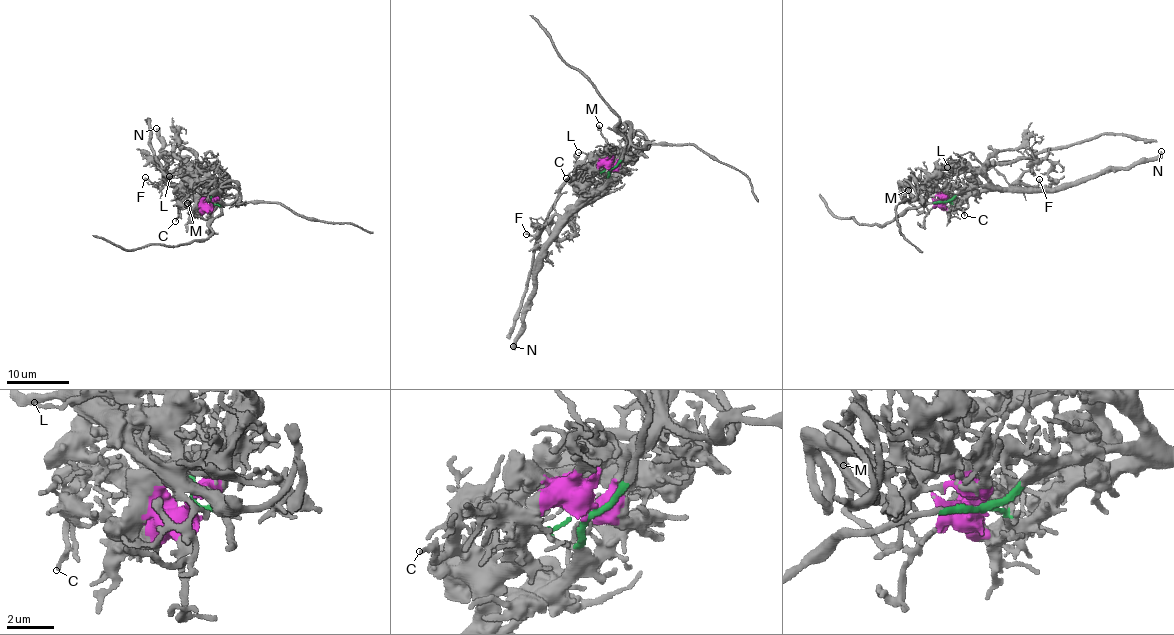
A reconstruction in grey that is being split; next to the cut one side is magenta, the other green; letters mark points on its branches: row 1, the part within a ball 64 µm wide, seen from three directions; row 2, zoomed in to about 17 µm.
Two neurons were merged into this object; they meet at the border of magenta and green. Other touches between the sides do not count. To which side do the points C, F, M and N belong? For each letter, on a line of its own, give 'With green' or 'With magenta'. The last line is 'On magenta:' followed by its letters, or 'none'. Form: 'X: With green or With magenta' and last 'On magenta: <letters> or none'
C: With green
F: With green
M: With magenta
N: With green
On magenta: M

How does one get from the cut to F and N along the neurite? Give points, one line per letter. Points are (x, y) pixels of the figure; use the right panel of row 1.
F: (945, 203), (965, 190), (987, 185), (1036, 186), (1039, 178)
N: (945, 203), (975, 187), (1064, 189), (1108, 171), (1132, 168), (1150, 161), (1161, 151)

